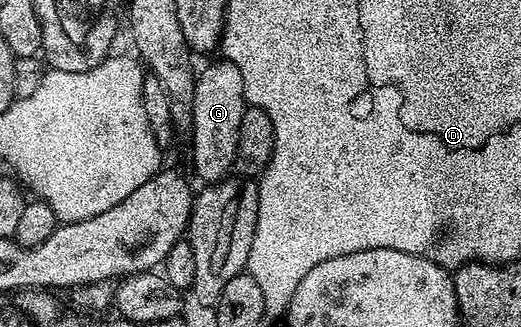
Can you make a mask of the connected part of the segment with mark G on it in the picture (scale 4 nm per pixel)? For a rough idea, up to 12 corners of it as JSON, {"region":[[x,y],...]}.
{"region":[[226,59],[198,72],[193,167],[204,184],[236,162],[243,75]]}

